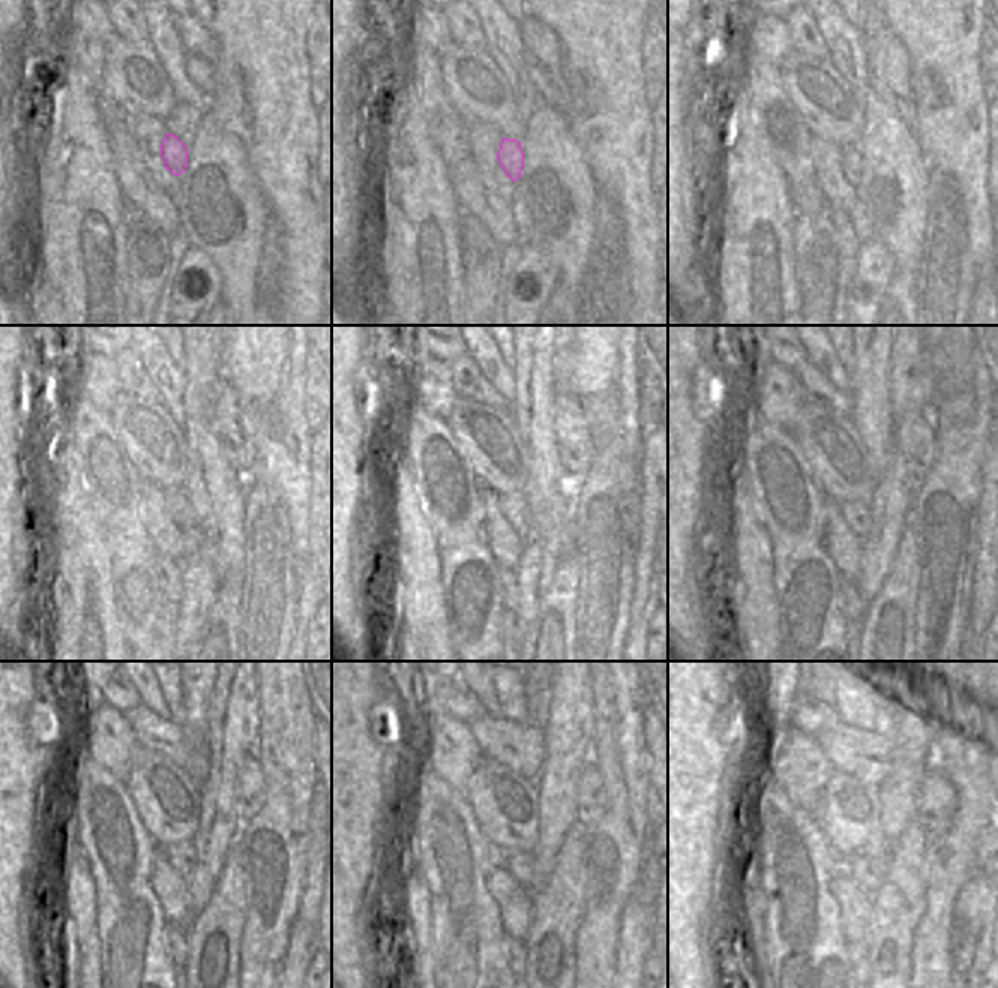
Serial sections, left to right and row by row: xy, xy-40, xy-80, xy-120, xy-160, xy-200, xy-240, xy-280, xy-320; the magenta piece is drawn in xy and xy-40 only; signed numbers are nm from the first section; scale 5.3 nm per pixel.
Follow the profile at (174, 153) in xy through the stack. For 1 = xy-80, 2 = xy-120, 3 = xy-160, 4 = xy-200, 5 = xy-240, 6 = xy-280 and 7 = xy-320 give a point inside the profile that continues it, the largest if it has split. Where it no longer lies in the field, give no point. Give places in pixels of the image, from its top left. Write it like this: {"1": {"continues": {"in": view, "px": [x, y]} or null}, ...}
{"1": {"continues": {"in": "xy-80", "px": [848, 155]}}, "2": {"continues": {"in": "xy-120", "px": [176, 501]}}, "3": {"continues": {"in": "xy-160", "px": [514, 505]}}, "4": {"continues": {"in": "xy-200", "px": [856, 514]}}, "5": {"continues": {"in": "xy-240", "px": [182, 856]}}, "6": {"continues": {"in": "xy-280", "px": [518, 864]}}, "7": {"continues": {"in": "xy-320", "px": [869, 874]}}}

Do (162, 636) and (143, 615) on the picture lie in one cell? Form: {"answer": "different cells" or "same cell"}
{"answer": "different cells"}

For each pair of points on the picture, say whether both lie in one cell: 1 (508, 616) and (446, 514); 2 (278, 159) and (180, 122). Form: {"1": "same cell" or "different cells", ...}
{"1": "different cells", "2": "different cells"}

